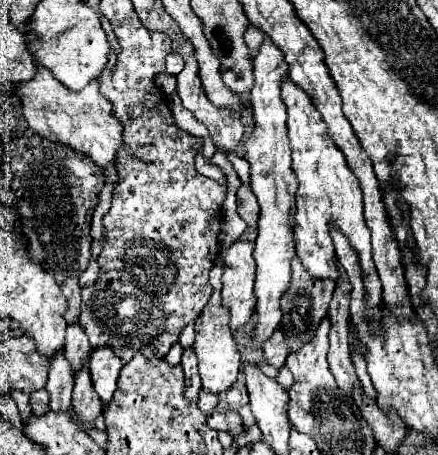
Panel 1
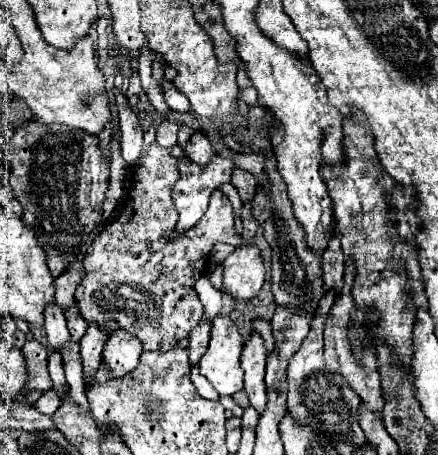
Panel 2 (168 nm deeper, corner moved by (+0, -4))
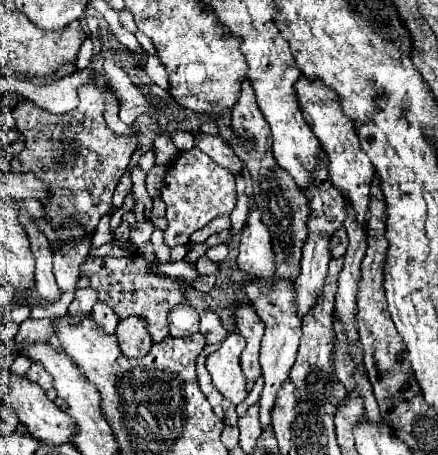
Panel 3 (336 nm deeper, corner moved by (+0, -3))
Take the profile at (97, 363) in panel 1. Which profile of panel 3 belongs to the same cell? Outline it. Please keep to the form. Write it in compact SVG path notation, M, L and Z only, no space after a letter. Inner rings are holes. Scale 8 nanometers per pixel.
M128 317L128 319L120 321L116 327L116 337L118 337L120 351L124 357L140 359L152 347L152 339L146 331L146 325L138 317Z

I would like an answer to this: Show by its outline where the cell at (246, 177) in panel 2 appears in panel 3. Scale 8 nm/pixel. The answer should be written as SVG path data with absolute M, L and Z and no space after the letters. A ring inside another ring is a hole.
M200 133L196 145L208 157L212 157L214 163L218 163L220 167L230 169L234 175L240 175L242 173L242 161L230 151L230 147L226 145L226 141L220 135L204 135L204 133Z

